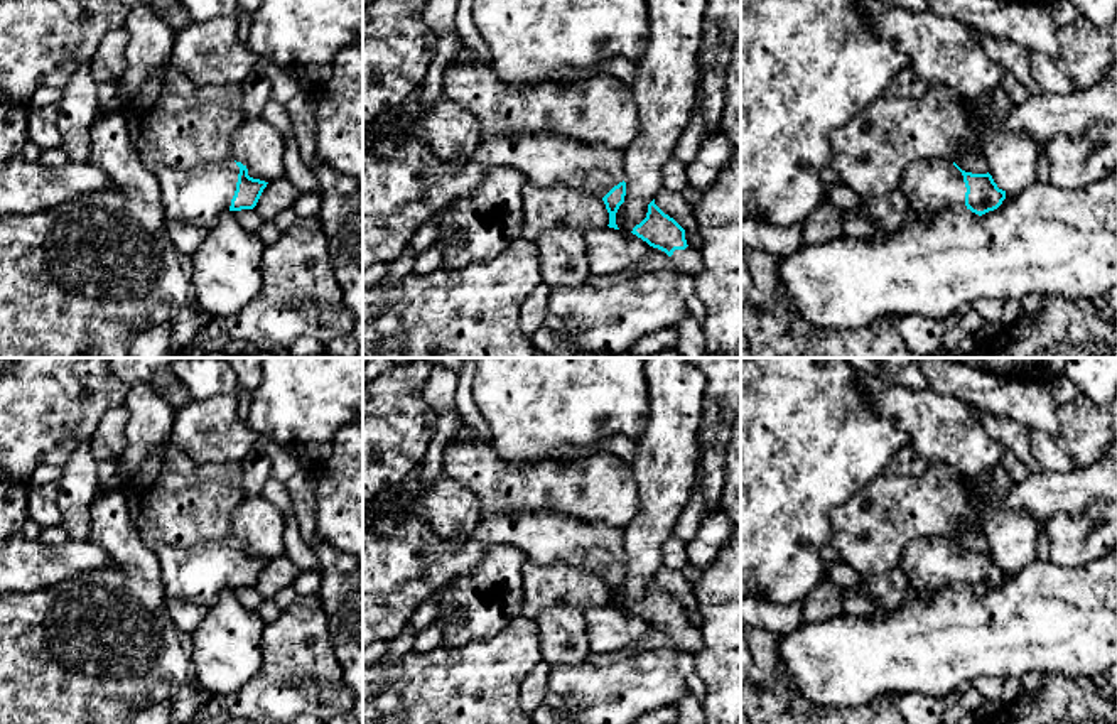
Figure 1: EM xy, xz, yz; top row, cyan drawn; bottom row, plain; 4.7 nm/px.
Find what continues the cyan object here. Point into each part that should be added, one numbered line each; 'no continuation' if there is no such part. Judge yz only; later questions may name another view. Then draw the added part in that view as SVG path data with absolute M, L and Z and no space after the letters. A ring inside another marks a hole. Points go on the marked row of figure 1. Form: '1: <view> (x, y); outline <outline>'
1: yz (930, 186); outline M920 159L903 174L899 191L916 214L933 216L965 206L965 182L950 159Z

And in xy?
1: xy (198, 196); outline M216 159L192 169L160 169L165 221L184 221L209 230L223 211L228 211L236 191L240 167L228 159Z

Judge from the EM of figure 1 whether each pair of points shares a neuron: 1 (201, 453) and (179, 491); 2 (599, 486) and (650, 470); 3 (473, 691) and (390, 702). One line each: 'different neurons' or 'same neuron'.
1: different neurons
2: different neurons
3: same neuron

